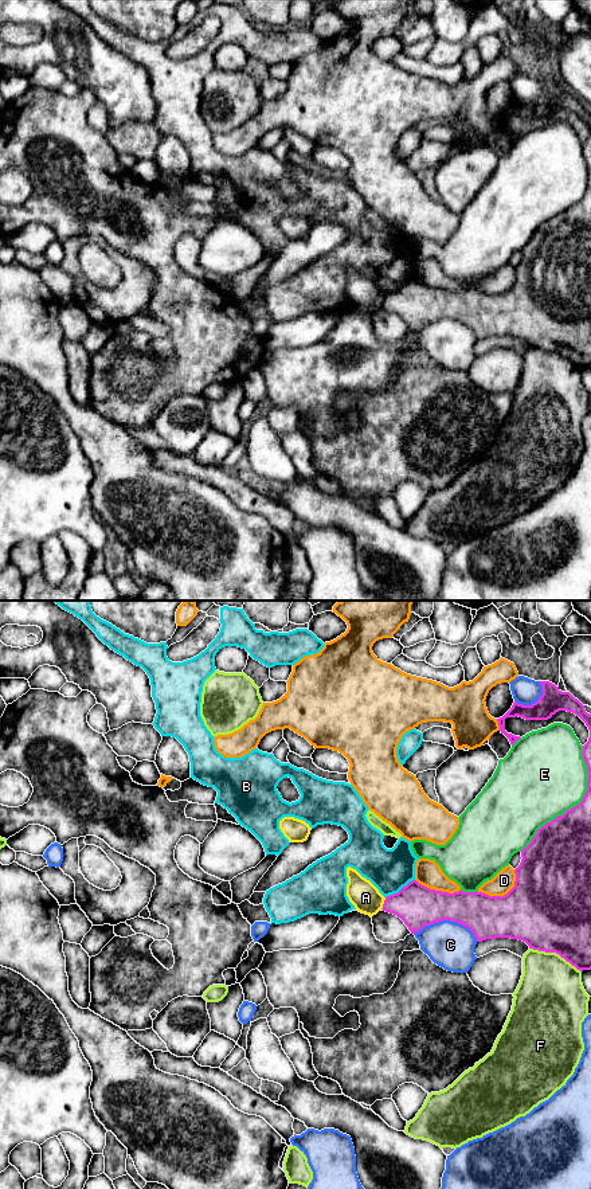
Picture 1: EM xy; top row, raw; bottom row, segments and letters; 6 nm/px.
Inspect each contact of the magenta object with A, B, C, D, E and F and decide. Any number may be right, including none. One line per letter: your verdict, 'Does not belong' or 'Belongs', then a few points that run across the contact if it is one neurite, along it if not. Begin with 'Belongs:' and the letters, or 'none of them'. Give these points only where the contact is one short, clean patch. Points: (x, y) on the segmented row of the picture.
Belongs: none of them
A: Does not belong. Line: xy (386, 898), (380, 908)
B: Does not belong
C: Does not belong
D: Does not belong
E: Does not belong
F: Does not belong

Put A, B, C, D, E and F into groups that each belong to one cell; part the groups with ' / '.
A C / B / D / E / F

